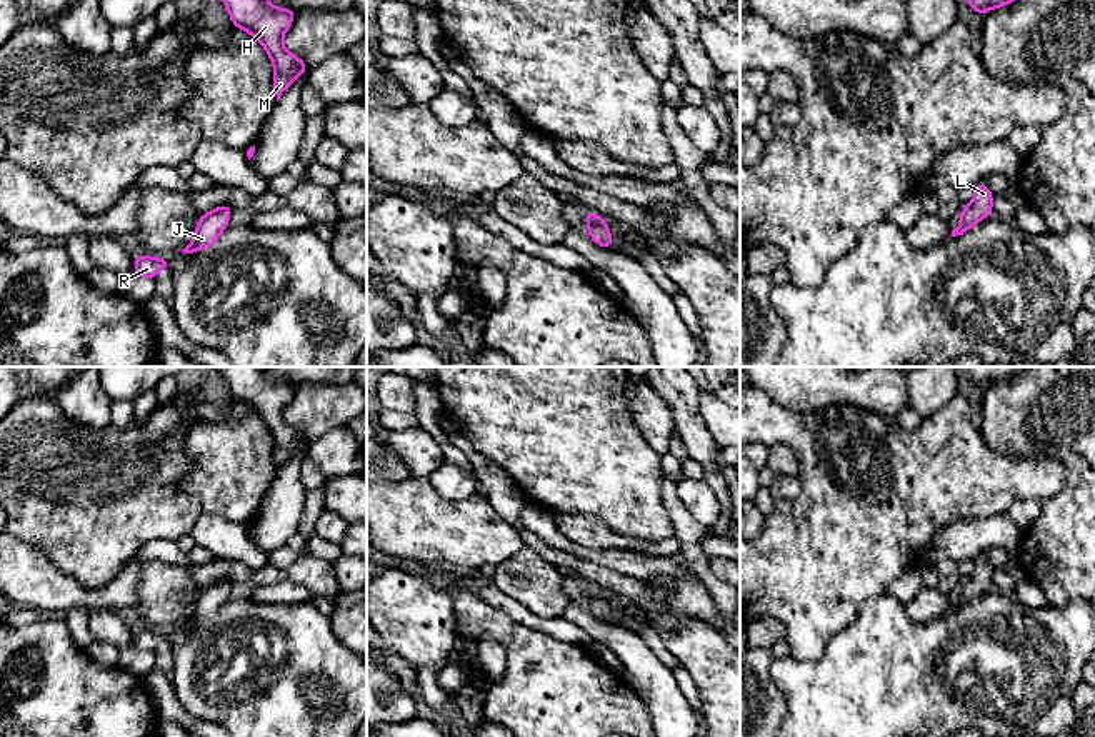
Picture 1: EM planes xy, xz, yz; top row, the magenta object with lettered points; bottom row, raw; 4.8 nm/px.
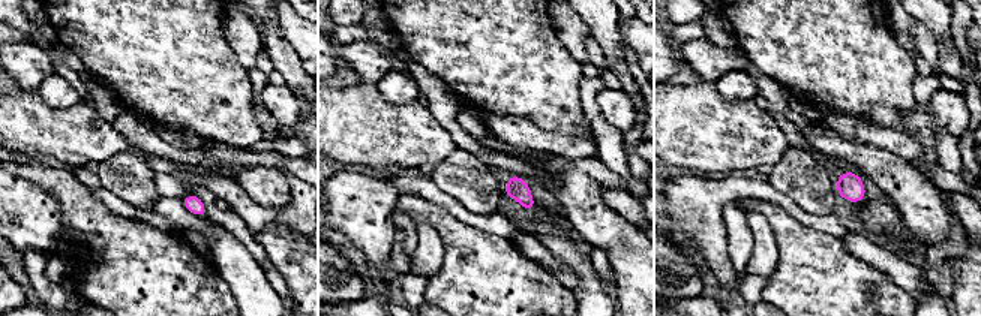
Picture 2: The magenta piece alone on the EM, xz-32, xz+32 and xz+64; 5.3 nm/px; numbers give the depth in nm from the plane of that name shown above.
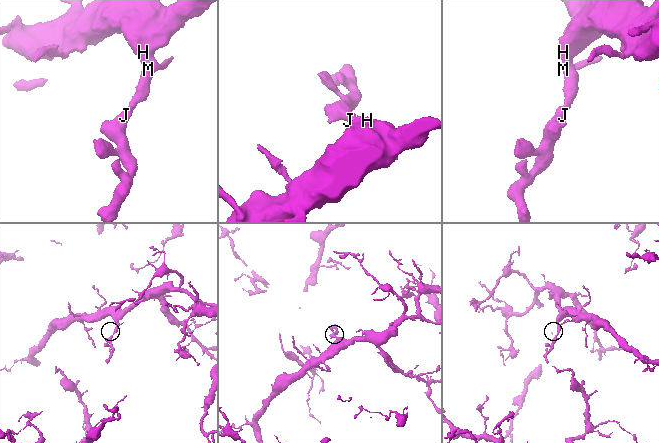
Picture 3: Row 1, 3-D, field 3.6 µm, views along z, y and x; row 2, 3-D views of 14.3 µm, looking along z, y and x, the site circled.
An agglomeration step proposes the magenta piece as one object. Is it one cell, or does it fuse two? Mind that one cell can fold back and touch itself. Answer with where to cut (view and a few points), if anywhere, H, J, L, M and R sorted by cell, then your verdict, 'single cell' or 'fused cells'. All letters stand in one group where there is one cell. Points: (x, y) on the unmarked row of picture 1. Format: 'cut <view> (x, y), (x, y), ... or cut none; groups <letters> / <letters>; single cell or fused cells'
cut none; groups H J L M R; single cell

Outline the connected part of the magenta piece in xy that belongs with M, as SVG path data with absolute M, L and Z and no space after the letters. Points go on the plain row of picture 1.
M218 367L230 387L232 399L255 410L273 437L273 465L277 475L293 457L297 449L307 447L307 437L290 427L282 412L292 400L298 384L277 382L267 372L267 367Z

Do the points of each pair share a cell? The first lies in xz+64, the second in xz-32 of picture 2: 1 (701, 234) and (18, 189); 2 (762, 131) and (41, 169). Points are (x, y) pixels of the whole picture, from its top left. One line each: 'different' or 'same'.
1: same
2: different

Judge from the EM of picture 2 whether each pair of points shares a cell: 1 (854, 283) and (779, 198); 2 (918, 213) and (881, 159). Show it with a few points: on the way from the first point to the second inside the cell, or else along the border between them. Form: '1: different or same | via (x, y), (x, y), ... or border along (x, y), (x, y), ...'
1: different | border along (770, 202), (782, 207), (800, 222), (833, 235)
2: same | via (918, 199), (893, 172)

